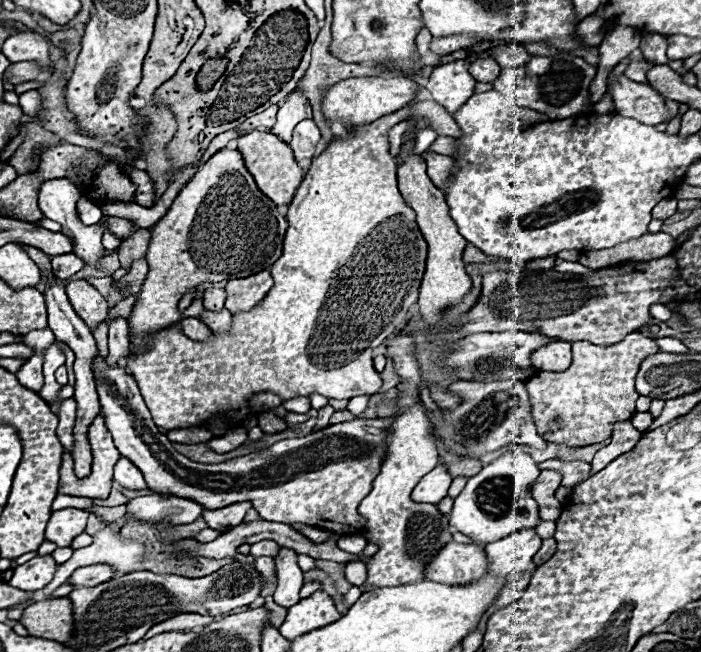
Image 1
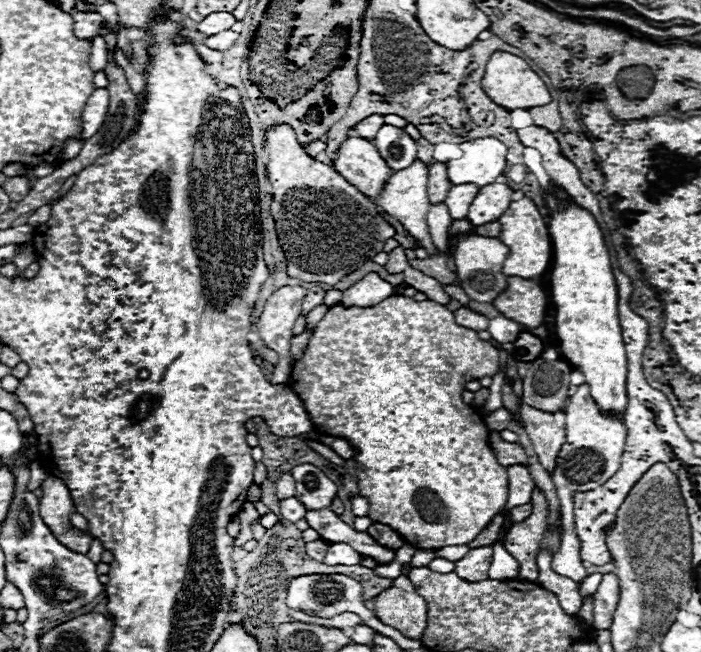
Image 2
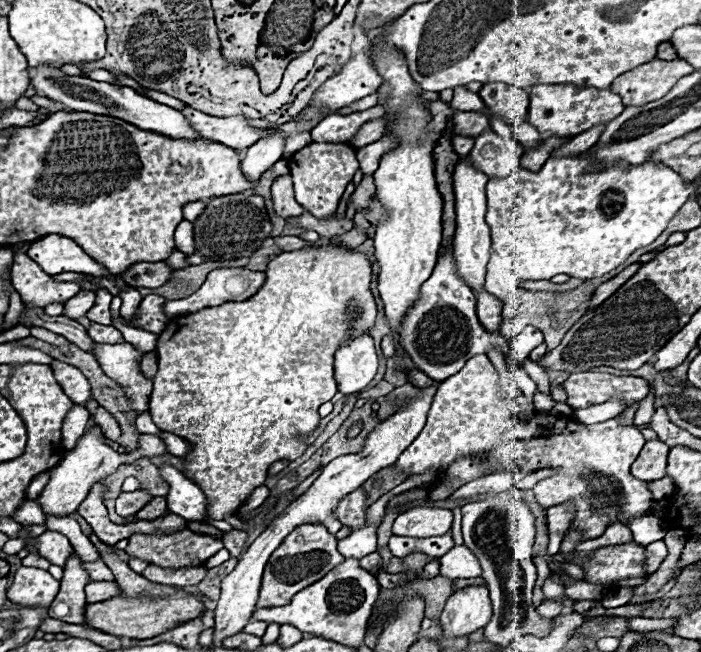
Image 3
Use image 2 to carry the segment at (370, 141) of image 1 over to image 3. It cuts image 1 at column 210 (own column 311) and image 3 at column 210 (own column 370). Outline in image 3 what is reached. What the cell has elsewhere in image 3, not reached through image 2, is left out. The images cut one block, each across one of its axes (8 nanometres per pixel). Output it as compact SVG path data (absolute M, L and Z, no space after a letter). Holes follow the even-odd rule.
M324 246L324 248L302 248L294 252L282 252L276 256L268 270L266 270L266 284L250 298L244 302L224 302L220 306L212 308L202 308L194 314L188 316L178 316L168 322L168 326L162 330L158 336L158 372L154 378L154 390L150 396L150 416L154 424L160 430L178 434L186 442L190 442L190 452L184 456L184 474L188 480L192 480L204 496L208 498L208 518L212 520L224 520L226 516L234 514L254 492L254 488L262 486L266 480L266 472L270 464L278 460L296 460L304 454L306 450L306 440L308 436L318 428L320 424L320 414L318 408L324 402L330 402L332 396L336 394L338 386L334 380L334 352L338 346L350 338L356 338L358 334L364 334L372 328L376 320L376 302L370 292L370 282L372 282L372 268L370 262L366 260L364 254L354 252L354 250L344 250L336 246Z

